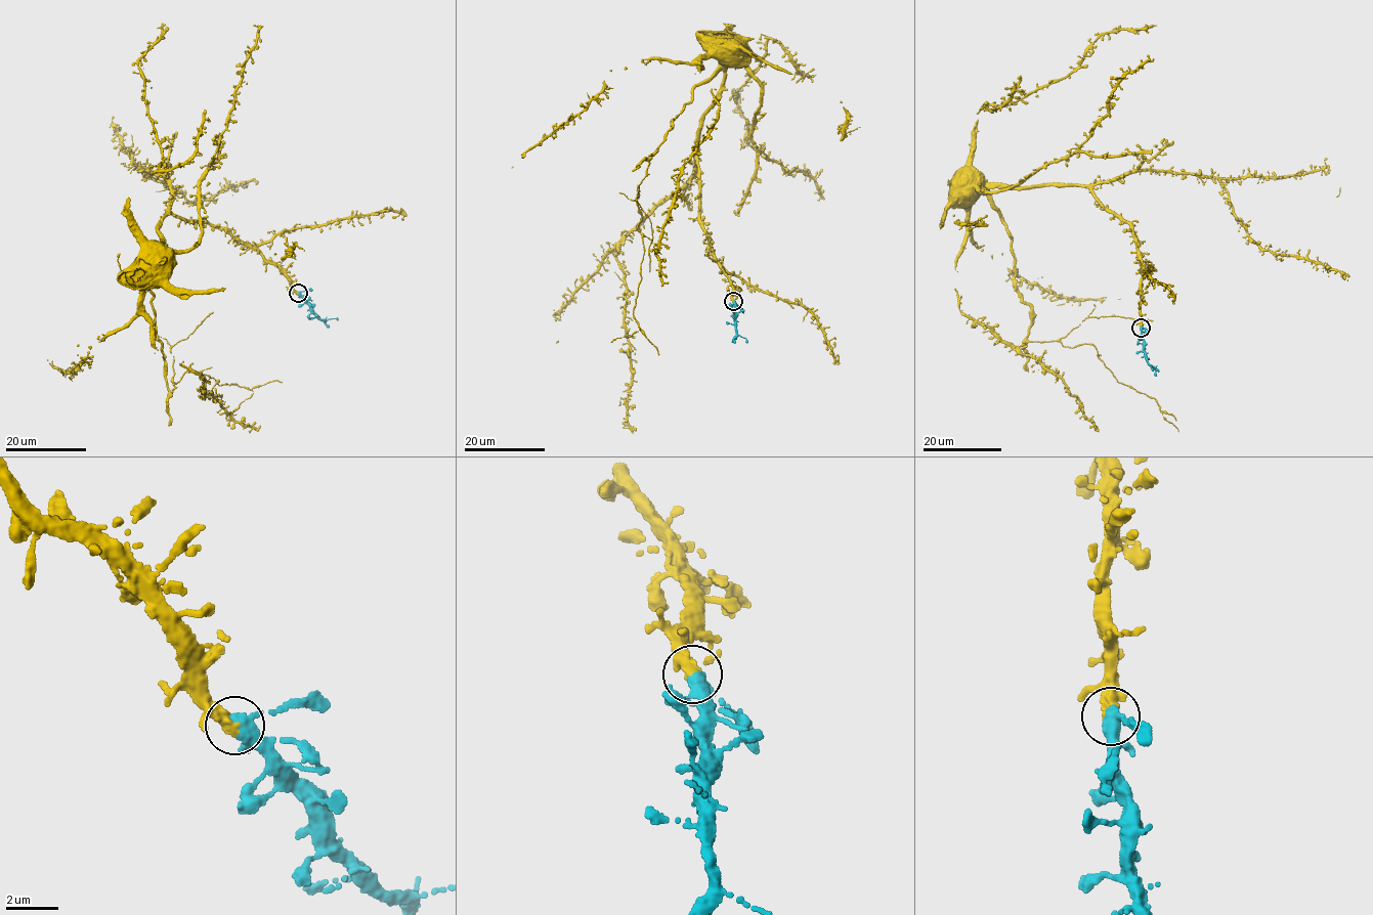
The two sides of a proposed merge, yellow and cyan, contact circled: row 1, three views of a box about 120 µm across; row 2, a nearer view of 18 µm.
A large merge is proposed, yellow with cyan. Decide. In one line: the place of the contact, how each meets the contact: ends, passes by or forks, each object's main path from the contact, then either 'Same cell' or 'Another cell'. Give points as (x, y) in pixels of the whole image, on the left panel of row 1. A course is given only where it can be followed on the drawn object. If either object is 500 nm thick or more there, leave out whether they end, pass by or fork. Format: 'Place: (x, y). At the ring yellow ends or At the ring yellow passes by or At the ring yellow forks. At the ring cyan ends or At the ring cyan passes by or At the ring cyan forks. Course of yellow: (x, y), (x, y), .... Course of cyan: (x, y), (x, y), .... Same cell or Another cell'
Place: (298, 293). At the ring yellow ends. At the ring cyan forks. Course of yellow: (297, 294), (222, 229), (170, 213), (156, 227), (146, 287), (169, 392), (189, 366), (252, 391), (239, 407). Course of cyan: (298, 294), (315, 315), (338, 319). Same cell

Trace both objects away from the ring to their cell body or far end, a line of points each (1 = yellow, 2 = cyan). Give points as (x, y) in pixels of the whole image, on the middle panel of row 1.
1: (733, 300), (699, 215), (701, 116), (721, 69), (648, 159), (636, 194), (639, 329), (611, 342)
2: (733, 301), (737, 333), (747, 343)

